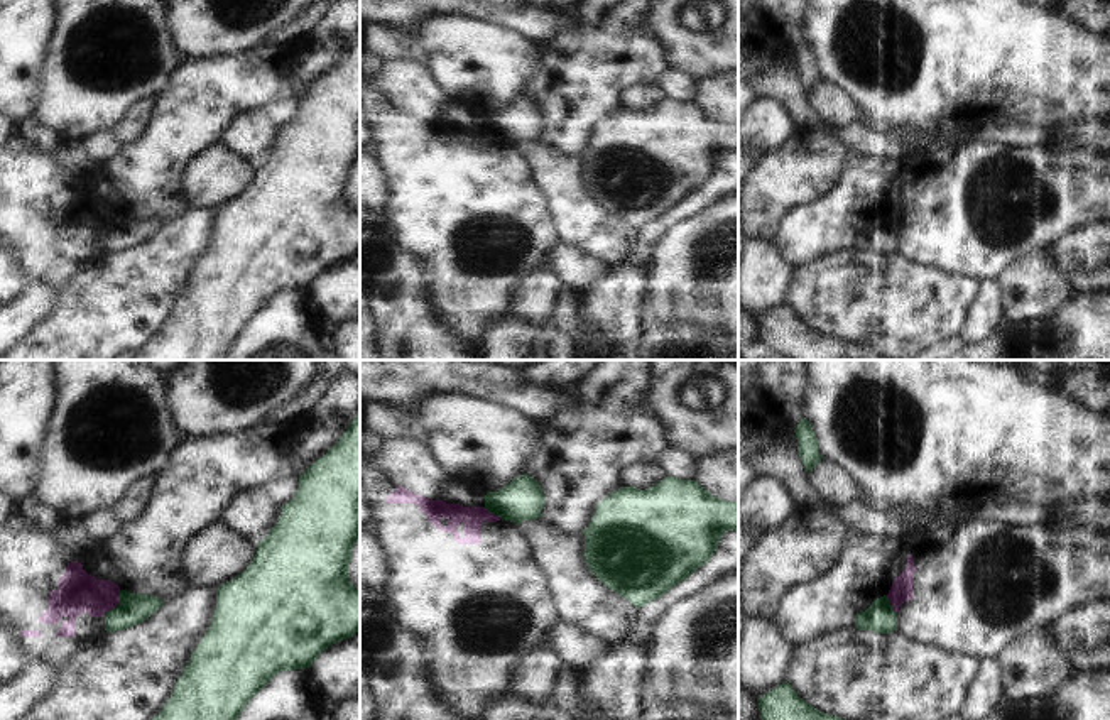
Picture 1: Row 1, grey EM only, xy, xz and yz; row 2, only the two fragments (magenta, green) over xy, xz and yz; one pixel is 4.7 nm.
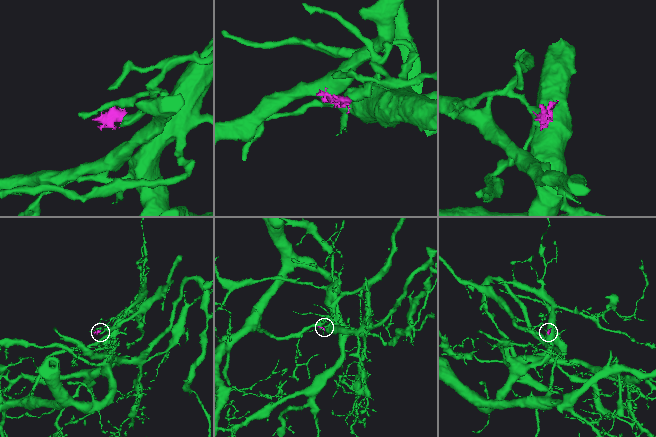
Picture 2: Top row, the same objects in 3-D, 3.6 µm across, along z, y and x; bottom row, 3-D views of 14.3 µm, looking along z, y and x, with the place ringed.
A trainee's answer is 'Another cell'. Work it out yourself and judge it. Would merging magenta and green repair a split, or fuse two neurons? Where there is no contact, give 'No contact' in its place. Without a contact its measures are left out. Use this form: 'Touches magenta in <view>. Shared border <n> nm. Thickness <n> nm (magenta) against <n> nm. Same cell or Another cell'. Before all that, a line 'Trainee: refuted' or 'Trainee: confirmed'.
Trainee: confirmed
Touches magenta in xy. Shared border 130 nm. Thickness 200 nm (magenta) against 150 nm. Another cell.

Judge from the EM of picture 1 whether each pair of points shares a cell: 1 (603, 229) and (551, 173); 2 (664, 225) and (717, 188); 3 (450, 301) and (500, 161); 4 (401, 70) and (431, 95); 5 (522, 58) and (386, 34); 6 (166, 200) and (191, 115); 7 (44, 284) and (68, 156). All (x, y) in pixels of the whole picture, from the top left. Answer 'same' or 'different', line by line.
1: same
2: same
3: same
4: same
5: same
6: same
7: different

